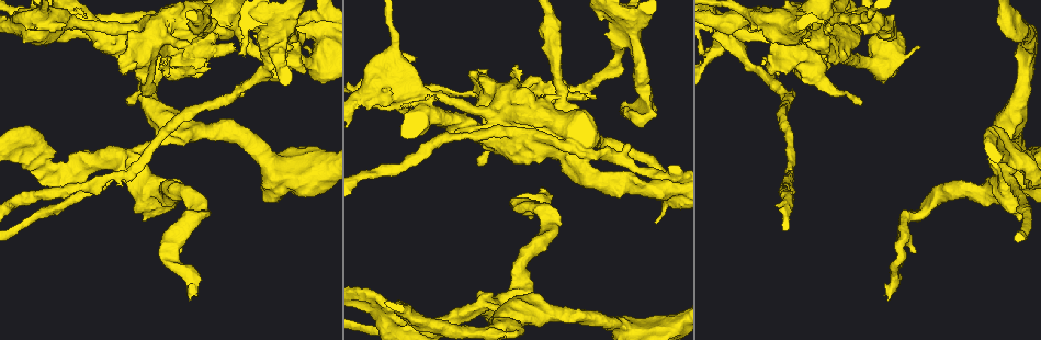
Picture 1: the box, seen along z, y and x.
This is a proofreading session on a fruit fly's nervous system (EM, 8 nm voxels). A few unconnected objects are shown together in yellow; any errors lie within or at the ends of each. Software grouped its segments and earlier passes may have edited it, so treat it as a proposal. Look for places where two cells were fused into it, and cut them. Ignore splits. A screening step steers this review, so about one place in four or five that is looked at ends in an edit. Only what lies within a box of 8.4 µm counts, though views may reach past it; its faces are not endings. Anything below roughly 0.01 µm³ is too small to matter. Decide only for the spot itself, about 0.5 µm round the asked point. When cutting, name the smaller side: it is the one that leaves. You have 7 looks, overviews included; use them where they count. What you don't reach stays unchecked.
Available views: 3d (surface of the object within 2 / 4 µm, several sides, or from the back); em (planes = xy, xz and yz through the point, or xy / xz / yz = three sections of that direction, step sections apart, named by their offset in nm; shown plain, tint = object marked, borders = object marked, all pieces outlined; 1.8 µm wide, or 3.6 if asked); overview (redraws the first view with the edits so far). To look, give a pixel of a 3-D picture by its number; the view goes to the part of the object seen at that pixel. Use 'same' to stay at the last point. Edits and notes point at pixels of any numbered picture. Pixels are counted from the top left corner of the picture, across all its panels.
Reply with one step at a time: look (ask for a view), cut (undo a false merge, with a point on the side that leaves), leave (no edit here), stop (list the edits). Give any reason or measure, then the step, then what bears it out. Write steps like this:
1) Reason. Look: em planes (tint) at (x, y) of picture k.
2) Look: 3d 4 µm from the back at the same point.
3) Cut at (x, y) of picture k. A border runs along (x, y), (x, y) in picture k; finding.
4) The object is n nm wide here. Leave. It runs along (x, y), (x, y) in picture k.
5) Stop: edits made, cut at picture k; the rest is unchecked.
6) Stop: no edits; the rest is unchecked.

Four or more arms meet. Look: em xz step 4 (tint) at (631, 31) of picture 1.

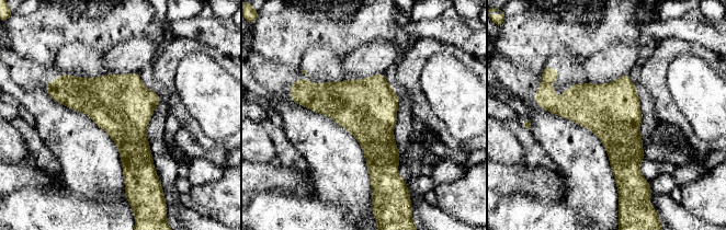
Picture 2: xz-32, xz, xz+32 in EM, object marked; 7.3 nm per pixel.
Look: em planes (tint) at the same point.

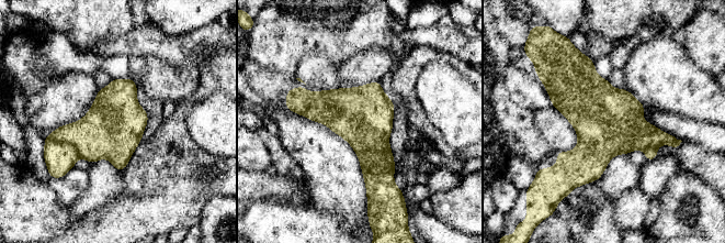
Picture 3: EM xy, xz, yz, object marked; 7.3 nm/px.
The object is 440 nm wide here. Cut at (60, 157) of picture 3. A border runs along (47, 136), (71, 144), (80, 156) in picture 3; a second cell is stuck on.

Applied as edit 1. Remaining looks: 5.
Sharp bend. Look: 3d 2 µm at (132, 156) of picture 1.

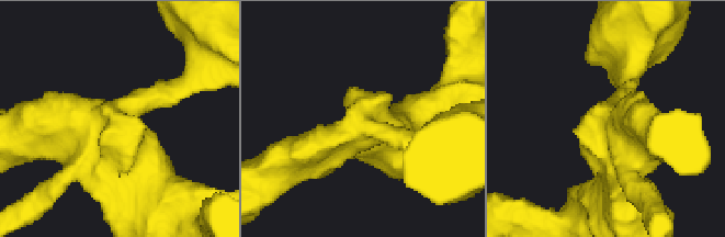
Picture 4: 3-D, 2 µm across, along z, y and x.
4 arms meet here. Look: em yz step 4 (tint) at (615, 127) of picture 4.

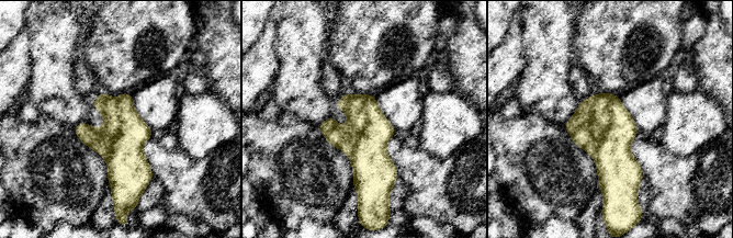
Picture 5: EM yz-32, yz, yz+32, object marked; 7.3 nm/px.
Look: em xz step 8 (tint) at the same point.

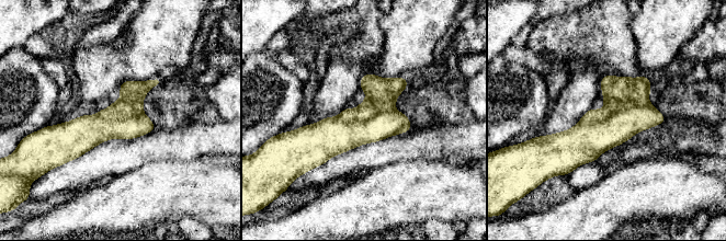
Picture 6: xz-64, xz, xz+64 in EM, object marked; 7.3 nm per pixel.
Cut at (617, 127) of picture 6. A border runs along (649, 103), (579, 123) in picture 6; two cells meet here.

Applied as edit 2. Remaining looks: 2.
Touches itself. Look: 3d 4 µm at (630, 164) of picture 1.

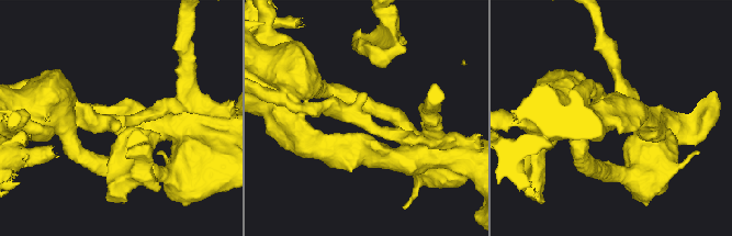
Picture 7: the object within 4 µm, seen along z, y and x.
Shape alone is not enough. Look: em 3.6 µm xy step 8 (tint) at (122, 120) of picture 7.

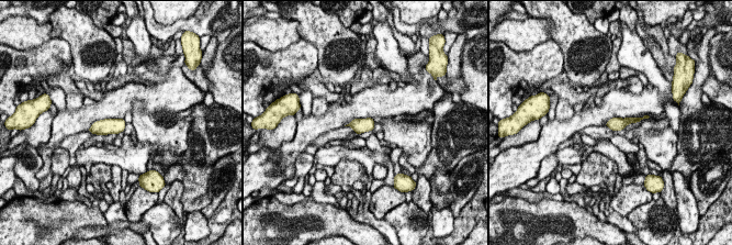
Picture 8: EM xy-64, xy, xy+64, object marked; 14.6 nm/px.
Leave. Continuous, no second cell.

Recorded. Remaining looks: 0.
Stop: edits made, cut at picture 3, cut at picture 6; the rest is unchecked.

